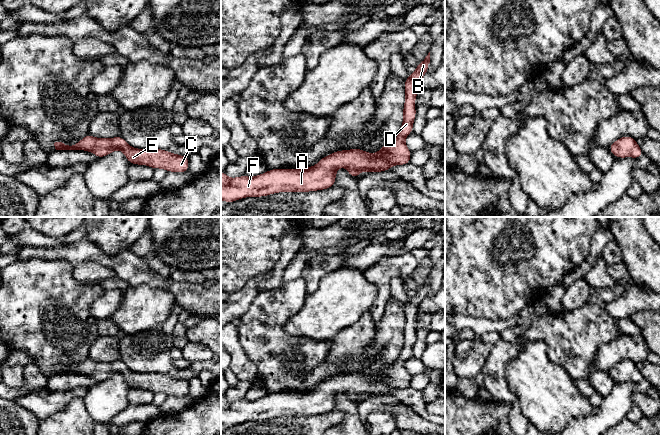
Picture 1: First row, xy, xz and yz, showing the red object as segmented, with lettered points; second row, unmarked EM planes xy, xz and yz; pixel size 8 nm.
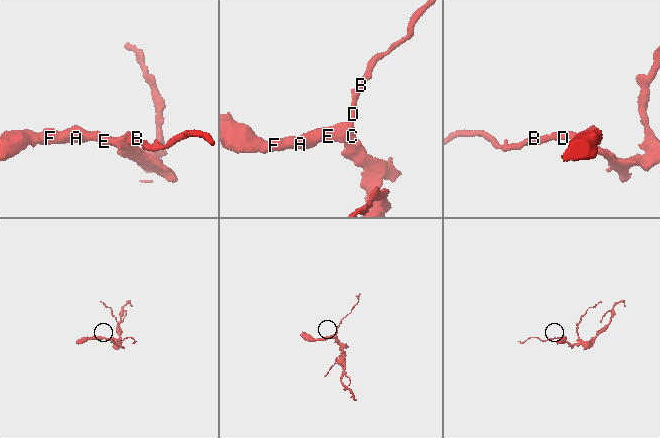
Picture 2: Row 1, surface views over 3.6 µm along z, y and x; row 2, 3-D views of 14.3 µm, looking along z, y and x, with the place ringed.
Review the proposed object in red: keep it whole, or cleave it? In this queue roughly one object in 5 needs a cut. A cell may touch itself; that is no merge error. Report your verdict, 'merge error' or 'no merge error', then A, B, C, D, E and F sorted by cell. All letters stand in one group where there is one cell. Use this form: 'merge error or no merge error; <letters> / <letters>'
no merge error; A B C D E F

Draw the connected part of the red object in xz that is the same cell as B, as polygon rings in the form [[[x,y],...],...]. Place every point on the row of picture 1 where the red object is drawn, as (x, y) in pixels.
[[[430,52],[425,59],[416,66],[416,71],[403,82],[405,84],[405,104],[403,105],[403,122],[397,137],[386,143],[377,153],[371,154],[362,149],[340,150],[321,158],[315,166],[308,168],[277,168],[268,170],[265,173],[254,177],[242,175],[236,178],[229,178],[226,173],[221,172],[221,200],[231,203],[246,197],[264,197],[279,192],[311,192],[329,189],[335,185],[337,169],[345,167],[347,173],[356,179],[361,171],[369,173],[389,171],[395,165],[410,164],[411,151],[405,144],[405,138],[413,132],[413,122],[416,117],[415,100],[418,94],[419,83],[427,74],[430,63]]]

